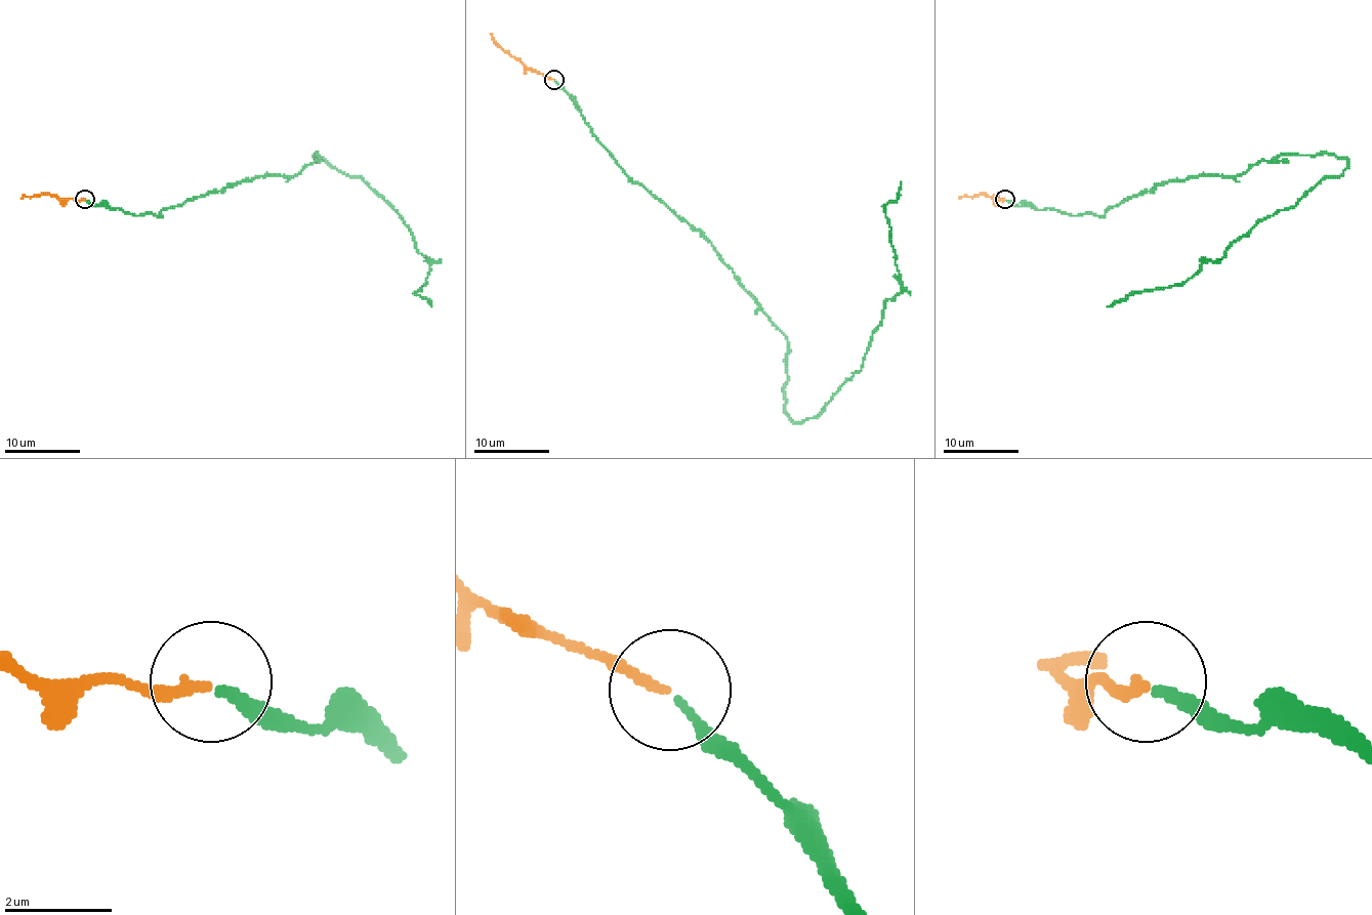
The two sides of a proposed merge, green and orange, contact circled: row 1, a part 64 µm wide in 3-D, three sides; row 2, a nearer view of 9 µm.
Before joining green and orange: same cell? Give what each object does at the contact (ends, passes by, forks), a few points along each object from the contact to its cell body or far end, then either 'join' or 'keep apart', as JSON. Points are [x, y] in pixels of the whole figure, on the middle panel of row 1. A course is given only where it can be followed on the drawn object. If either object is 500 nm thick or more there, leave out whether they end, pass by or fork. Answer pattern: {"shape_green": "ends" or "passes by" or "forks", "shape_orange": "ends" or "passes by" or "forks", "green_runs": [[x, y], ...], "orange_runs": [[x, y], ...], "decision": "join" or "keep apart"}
{"shape_green": "ends", "shape_orange": "ends", "green_runs": [[554, 81], [628, 177], [700, 233], [785, 336], [794, 421], [861, 369], [901, 291], [885, 206], [901, 181]], "orange_runs": [[554, 79], [528, 70], [490, 34]], "decision": "join"}

